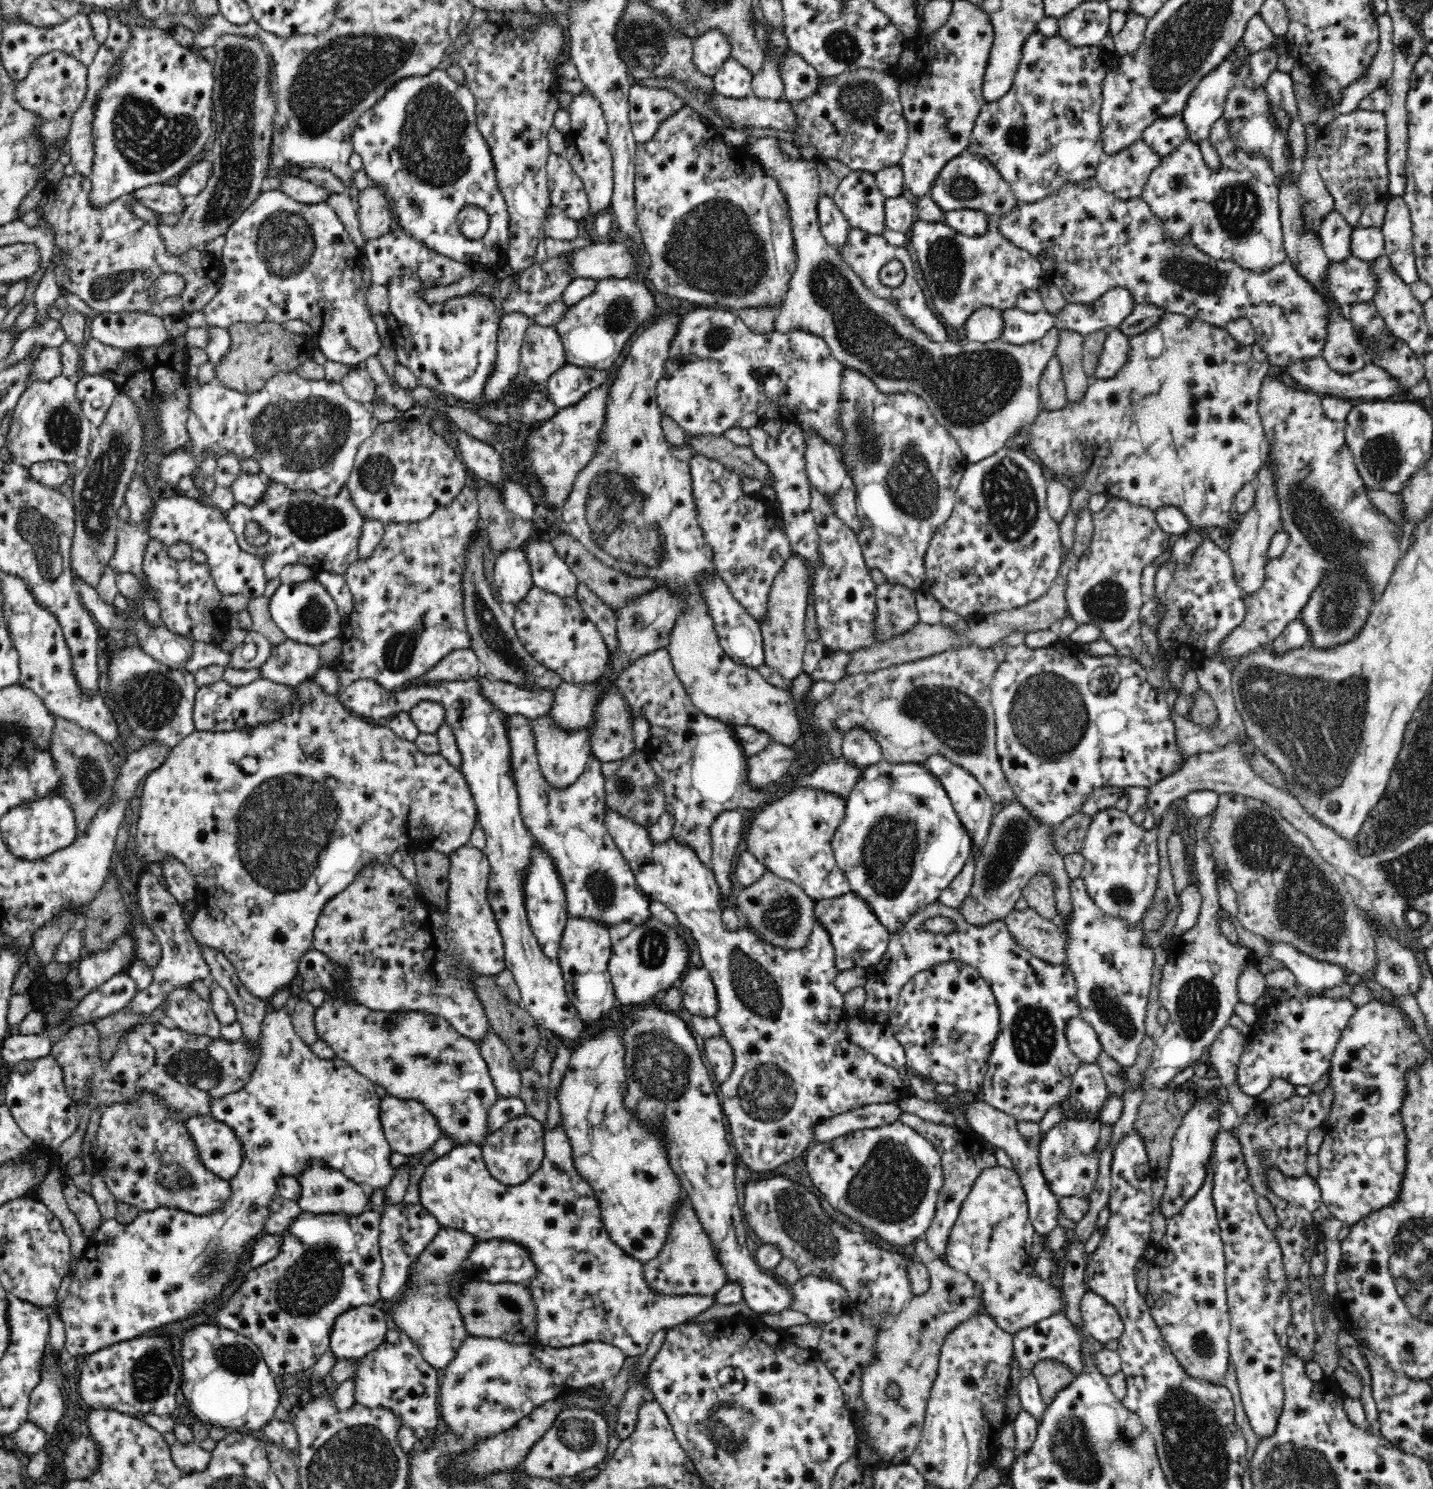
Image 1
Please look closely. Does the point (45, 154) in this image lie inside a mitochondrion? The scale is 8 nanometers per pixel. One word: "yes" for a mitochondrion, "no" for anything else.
no

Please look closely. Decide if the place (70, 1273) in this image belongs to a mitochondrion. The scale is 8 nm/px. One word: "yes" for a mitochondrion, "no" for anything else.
no

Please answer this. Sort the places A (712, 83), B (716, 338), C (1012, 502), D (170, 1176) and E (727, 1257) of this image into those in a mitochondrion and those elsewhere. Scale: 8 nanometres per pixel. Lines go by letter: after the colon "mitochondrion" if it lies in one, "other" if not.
A: other
B: mitochondrion
C: mitochondrion
D: mitochondrion
E: other

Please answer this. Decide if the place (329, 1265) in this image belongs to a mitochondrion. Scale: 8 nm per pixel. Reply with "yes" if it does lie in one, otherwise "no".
yes

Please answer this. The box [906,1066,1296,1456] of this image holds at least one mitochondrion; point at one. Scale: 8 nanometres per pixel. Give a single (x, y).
(1201, 1346)

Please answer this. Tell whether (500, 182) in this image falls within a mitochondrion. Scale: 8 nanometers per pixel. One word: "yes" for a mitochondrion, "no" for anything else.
no

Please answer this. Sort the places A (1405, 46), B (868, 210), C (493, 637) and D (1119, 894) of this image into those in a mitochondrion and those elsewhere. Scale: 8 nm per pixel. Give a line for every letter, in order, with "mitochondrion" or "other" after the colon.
A: other
B: other
C: mitochondrion
D: mitochondrion

